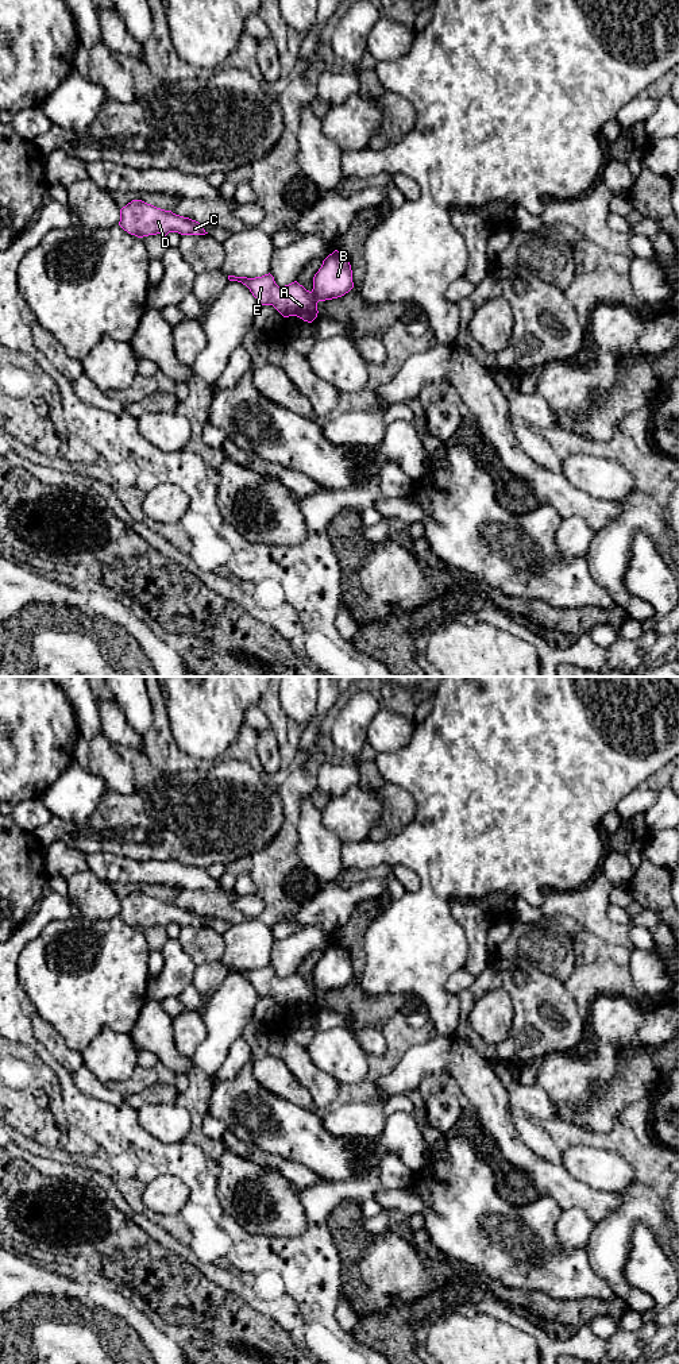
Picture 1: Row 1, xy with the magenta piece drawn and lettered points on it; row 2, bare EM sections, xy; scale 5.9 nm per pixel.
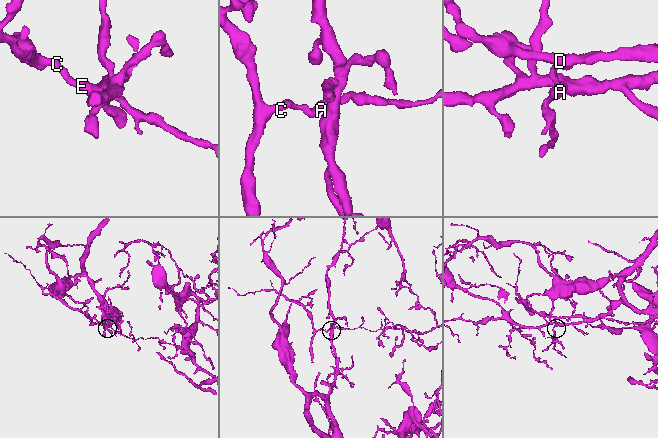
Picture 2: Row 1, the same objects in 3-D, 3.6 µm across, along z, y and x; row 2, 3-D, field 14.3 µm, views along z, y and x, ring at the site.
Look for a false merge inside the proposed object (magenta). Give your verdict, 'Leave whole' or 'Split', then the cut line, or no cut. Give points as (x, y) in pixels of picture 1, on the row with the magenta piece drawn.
Split. Split along xy (311, 292), (317, 301)

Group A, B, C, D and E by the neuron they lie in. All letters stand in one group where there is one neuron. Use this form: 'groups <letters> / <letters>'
groups A C D E / B

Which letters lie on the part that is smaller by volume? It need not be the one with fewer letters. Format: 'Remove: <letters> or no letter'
Remove: A, C, D, E

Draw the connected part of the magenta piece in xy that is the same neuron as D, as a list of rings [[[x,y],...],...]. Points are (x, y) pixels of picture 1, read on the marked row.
[[[132,200],[120,209],[119,226],[138,238],[157,234],[166,236],[169,232],[181,235],[208,234],[198,221],[157,208],[142,200]]]

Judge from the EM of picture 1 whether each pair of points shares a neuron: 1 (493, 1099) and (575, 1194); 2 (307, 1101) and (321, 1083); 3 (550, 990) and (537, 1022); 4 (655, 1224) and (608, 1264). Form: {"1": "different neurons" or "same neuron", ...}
{"1": "same neuron", "2": "different neurons", "3": "same neuron", "4": "same neuron"}

